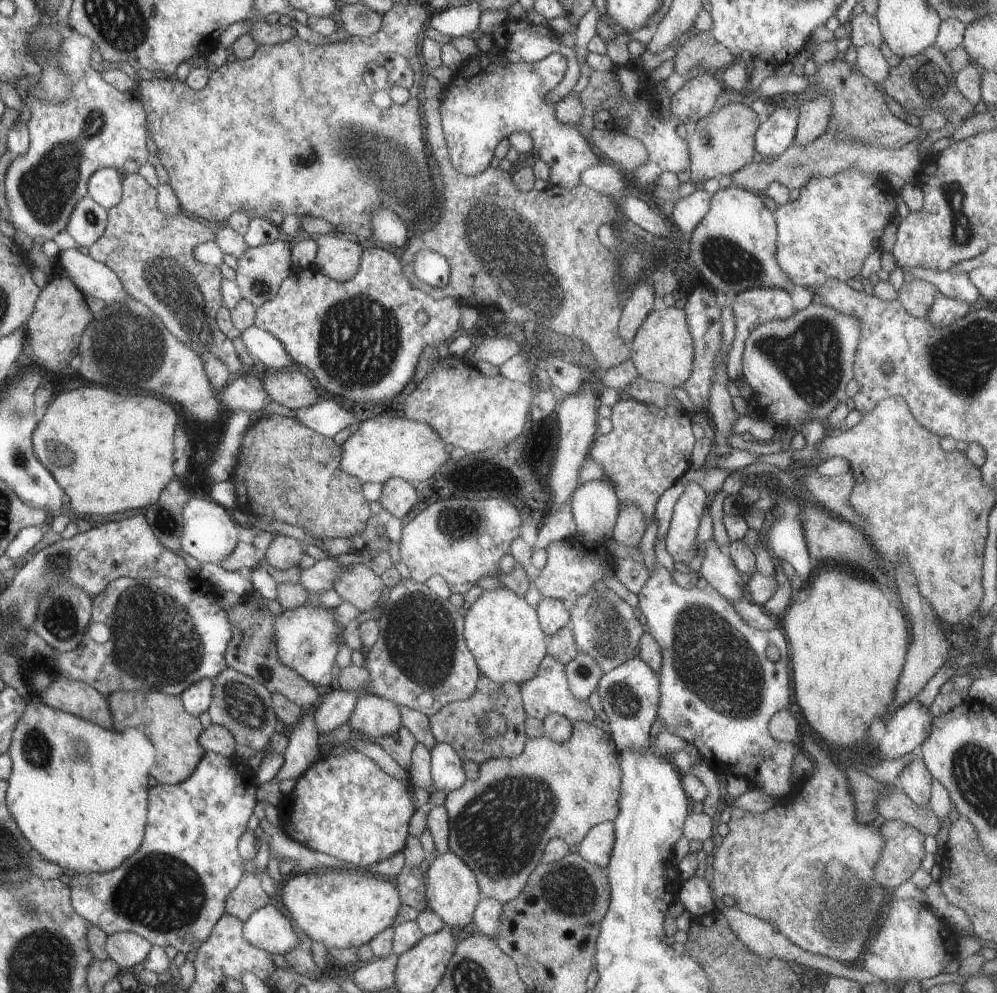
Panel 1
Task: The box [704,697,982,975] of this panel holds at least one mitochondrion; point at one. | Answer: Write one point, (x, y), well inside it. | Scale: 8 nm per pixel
(845, 913)

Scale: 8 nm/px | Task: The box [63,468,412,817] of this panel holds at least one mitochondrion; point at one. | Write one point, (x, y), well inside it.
(148, 645)

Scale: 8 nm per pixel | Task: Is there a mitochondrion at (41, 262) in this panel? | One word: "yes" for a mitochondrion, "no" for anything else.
no

